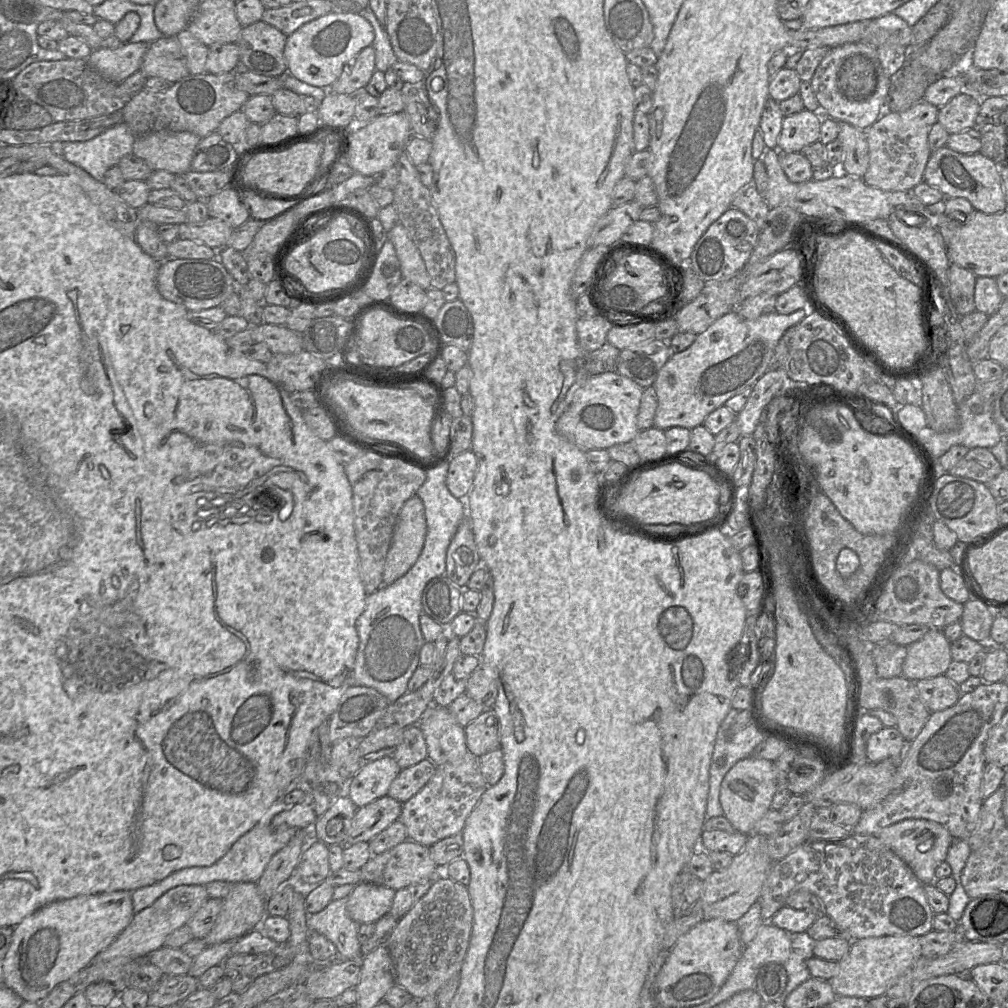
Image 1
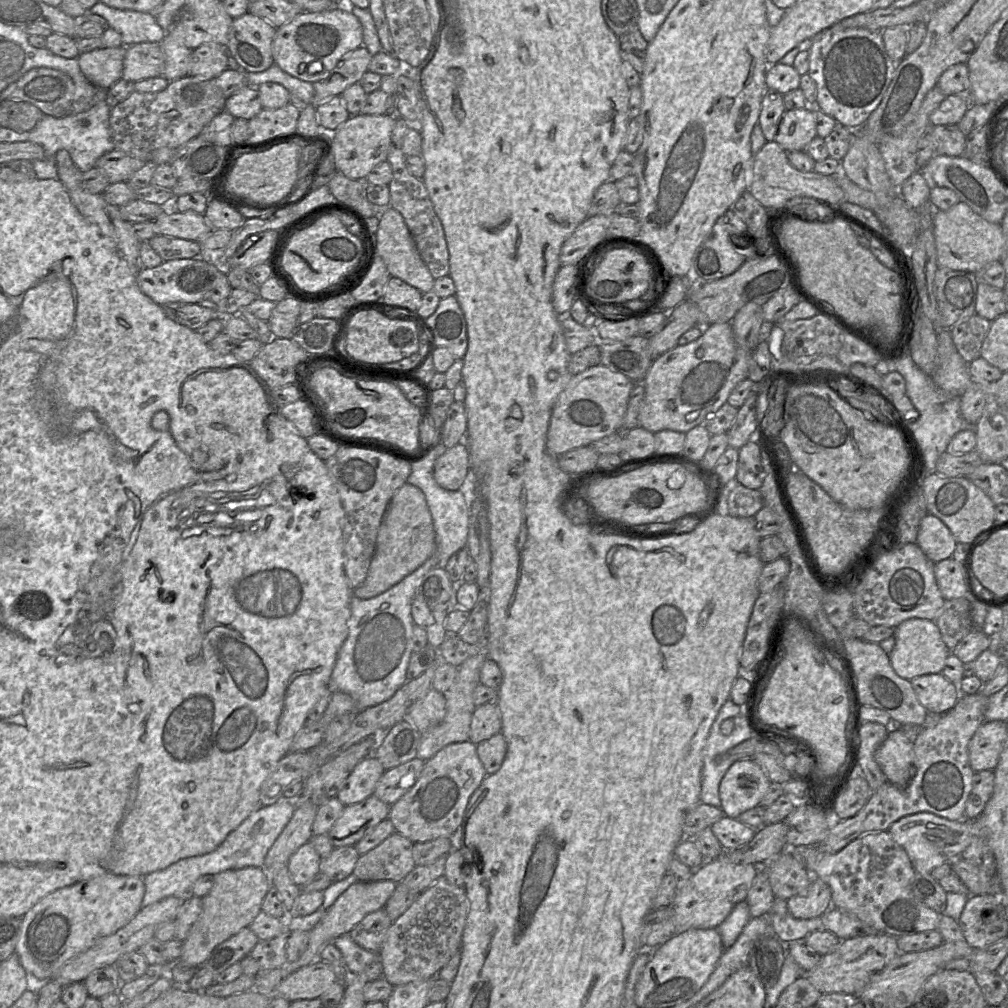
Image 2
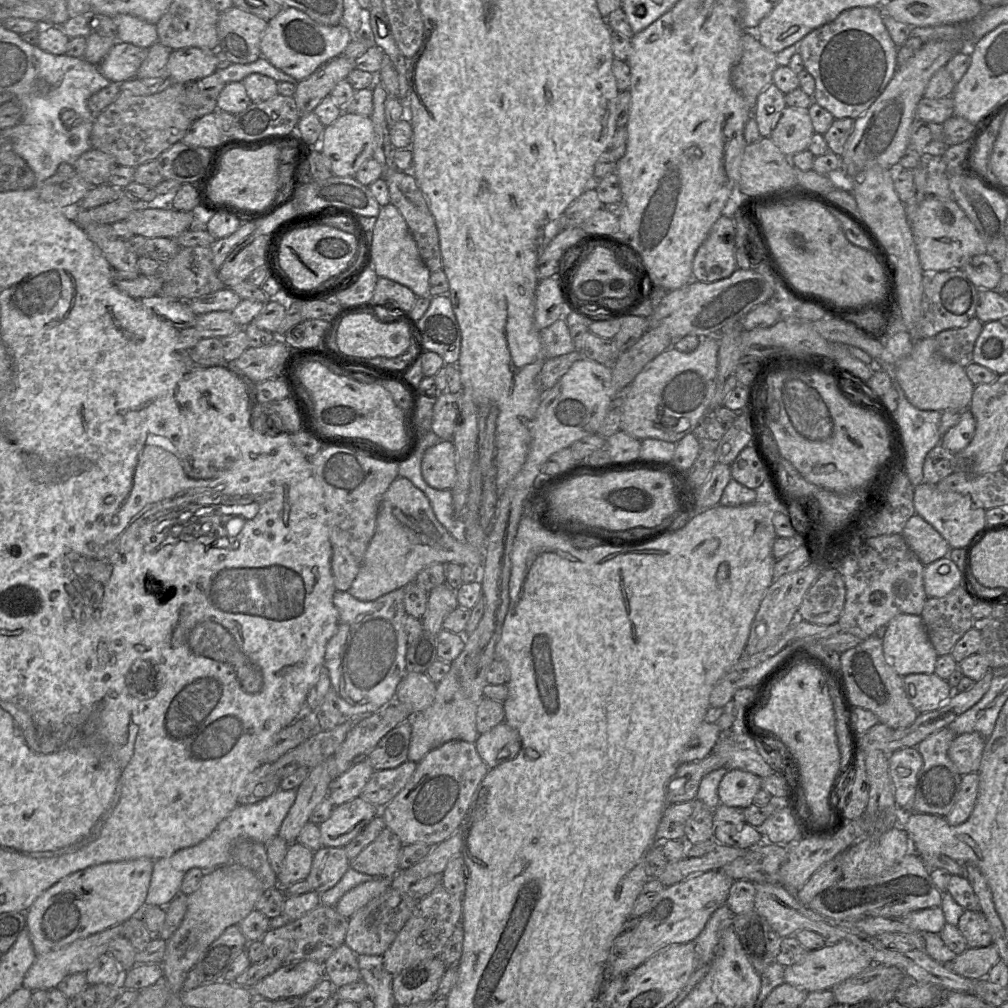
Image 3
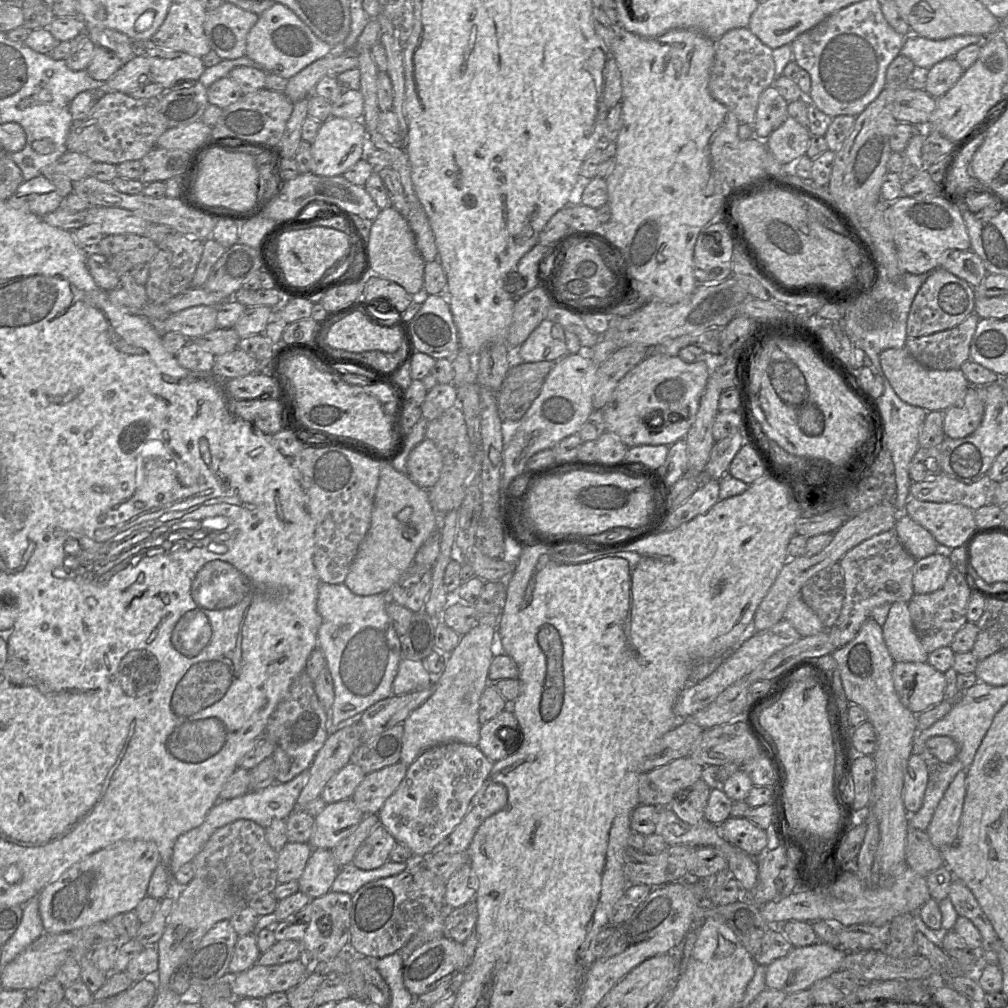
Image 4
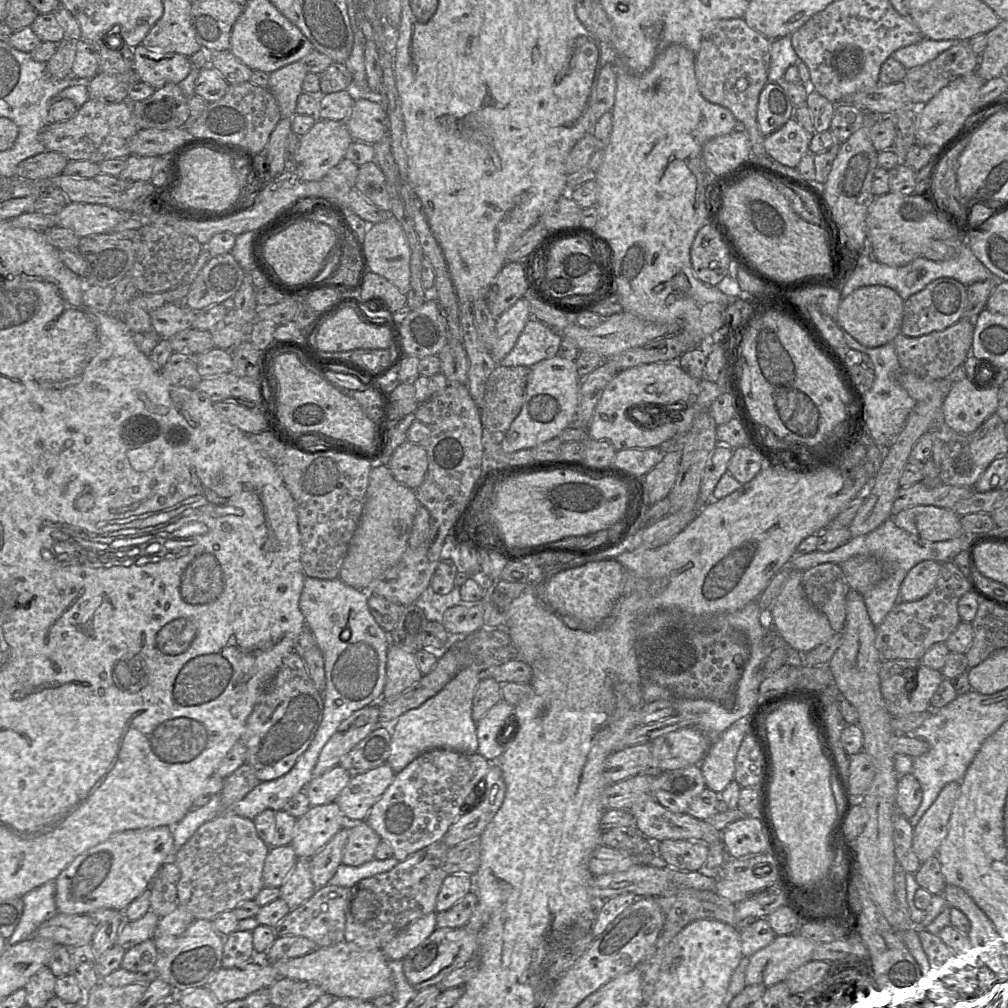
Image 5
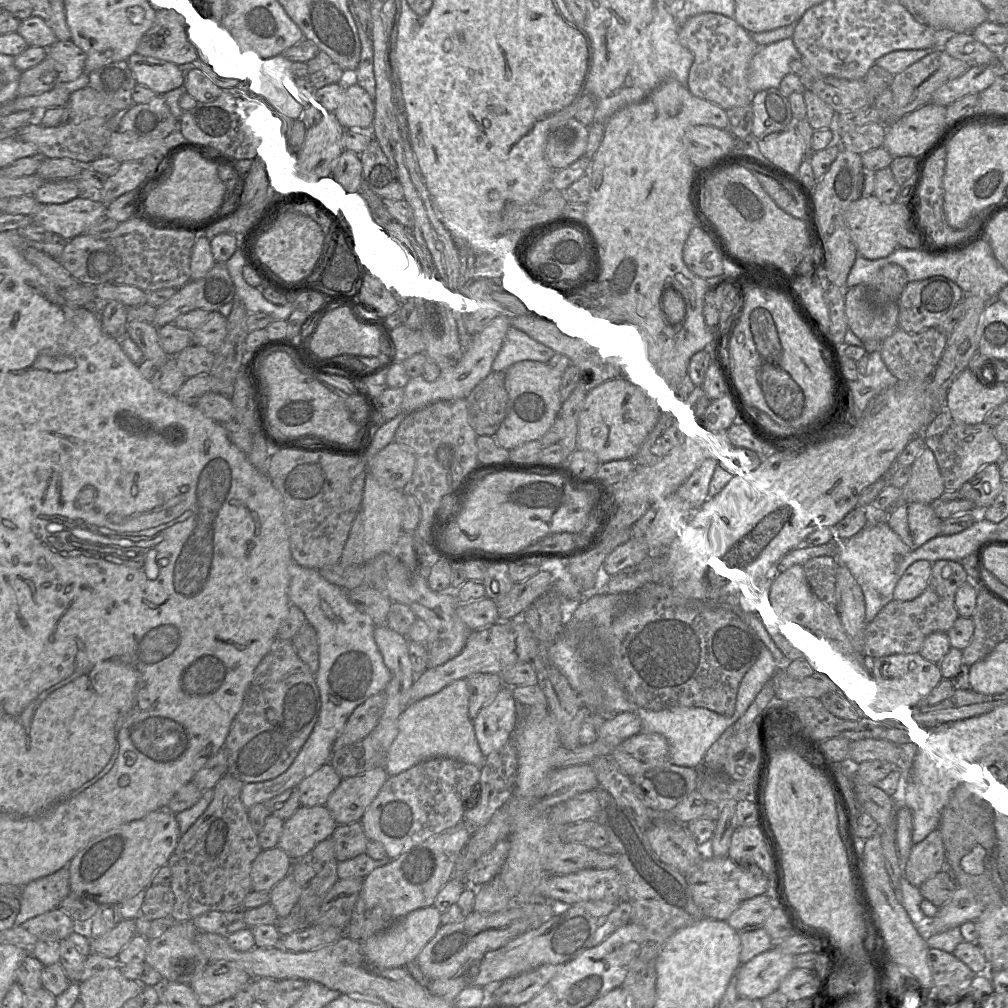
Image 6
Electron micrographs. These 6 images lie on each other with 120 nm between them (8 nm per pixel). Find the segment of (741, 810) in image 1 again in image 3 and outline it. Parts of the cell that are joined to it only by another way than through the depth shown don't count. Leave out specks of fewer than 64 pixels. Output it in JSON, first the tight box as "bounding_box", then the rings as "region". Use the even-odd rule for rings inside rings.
{"bounding_box":[718,769,761,808],"region":[[[741,769],[729,770],[721,779],[718,786],[720,803],[731,807],[746,808],[753,804],[756,793],[761,788],[761,777]]]}

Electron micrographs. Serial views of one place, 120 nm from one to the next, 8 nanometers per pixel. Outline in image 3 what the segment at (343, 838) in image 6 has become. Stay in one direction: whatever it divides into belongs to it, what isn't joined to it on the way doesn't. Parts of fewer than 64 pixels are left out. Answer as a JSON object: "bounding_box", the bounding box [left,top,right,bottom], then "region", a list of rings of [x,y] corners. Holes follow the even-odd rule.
{"bounding_box":[350,827,402,878],"region":[[[385,827],[372,843],[350,861],[350,867],[370,876],[393,878],[400,871],[402,846],[398,836]]]}

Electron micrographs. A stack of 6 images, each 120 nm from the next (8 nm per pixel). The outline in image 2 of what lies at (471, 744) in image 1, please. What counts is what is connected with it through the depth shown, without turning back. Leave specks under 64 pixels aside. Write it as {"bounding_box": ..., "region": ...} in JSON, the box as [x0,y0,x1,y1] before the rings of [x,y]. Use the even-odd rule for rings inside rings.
{"bounding_box":[469,702,502,745],"region":[[[489,702],[475,708],[470,724],[469,741],[477,745],[502,730],[502,713],[496,702]]]}

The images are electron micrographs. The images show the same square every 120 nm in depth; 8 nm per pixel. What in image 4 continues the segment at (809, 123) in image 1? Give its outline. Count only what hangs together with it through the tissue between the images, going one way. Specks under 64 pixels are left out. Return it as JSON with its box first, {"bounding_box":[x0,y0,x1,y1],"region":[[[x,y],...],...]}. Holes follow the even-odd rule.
{"bounding_box":[765,115,811,164],"region":[[[788,115],[786,119],[771,132],[765,143],[767,150],[771,152],[779,162],[783,164],[795,164],[801,156],[806,155],[810,138],[811,134],[808,128]]]}

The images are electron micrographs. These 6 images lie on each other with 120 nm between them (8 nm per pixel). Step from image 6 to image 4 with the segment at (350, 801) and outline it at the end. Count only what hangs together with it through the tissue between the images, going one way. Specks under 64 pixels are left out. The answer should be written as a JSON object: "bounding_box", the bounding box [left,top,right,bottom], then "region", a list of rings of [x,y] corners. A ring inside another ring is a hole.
{"bounding_box":[351,762,407,815],"region":[[[398,762],[366,774],[351,799],[364,815],[377,814],[405,777],[407,768]]]}

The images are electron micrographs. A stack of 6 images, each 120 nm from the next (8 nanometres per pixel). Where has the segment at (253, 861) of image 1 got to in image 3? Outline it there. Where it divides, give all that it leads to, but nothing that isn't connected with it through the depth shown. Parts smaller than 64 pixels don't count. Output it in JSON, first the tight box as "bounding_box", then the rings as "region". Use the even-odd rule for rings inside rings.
{"bounding_box":[145,789,297,907],"region":[[[297,789],[276,790],[272,795],[253,804],[236,806],[213,830],[197,845],[180,849],[169,857],[155,860],[145,905],[166,907],[180,892],[183,878],[191,868],[210,871],[217,867],[231,864],[231,851],[240,839],[249,839],[268,844],[275,836],[295,802]]]}

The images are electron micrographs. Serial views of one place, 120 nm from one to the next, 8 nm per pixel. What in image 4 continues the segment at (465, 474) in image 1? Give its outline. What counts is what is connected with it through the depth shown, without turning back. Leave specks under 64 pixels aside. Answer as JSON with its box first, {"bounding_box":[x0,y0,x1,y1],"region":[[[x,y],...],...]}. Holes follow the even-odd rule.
{"bounding_box":[406,438,442,489],"region":[[[425,438],[409,453],[406,475],[420,488],[429,489],[438,481],[442,467],[440,451],[433,441]]]}

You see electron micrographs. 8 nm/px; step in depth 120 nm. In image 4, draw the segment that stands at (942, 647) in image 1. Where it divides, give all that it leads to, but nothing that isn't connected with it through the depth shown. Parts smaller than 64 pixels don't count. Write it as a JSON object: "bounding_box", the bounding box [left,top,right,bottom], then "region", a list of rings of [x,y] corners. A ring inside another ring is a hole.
{"bounding_box":[882,603,928,662],"region":[[[908,603],[891,604],[882,626],[886,647],[894,662],[927,662],[928,653],[923,648],[913,626]]]}

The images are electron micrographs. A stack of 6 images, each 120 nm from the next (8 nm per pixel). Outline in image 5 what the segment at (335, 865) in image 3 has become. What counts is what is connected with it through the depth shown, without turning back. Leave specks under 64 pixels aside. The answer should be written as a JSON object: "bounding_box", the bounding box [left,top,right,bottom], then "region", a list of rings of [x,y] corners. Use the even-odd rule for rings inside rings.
{"bounding_box":[279,859,316,908],"region":[[[298,859],[287,879],[279,887],[280,898],[291,908],[297,908],[316,891],[310,871],[309,859]]]}

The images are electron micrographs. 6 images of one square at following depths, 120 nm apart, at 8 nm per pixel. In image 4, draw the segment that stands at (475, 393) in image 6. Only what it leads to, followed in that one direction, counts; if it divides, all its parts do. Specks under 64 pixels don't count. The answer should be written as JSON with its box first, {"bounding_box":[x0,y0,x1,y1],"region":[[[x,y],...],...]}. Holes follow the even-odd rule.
{"bounding_box":[496,361,556,421],"region":[[[556,361],[521,363],[511,366],[496,392],[502,421],[519,421],[540,394],[545,378]]]}

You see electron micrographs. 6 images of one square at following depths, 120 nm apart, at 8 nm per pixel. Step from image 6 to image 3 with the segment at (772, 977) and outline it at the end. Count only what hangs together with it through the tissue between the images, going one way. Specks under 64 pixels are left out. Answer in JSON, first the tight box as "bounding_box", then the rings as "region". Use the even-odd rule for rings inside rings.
{"bounding_box":[784,941,873,993],"region":[[[840,941],[809,951],[801,962],[786,966],[784,981],[809,993],[831,990],[834,986],[863,972],[871,965],[873,965],[873,962],[857,946],[848,941]]]}

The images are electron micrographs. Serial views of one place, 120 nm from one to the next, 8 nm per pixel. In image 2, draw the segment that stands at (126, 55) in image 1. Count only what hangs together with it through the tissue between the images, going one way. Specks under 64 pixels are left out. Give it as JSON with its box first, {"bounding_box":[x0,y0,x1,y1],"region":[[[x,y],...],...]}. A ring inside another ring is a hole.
{"bounding_box":[78,46,125,89],"region":[[[125,46],[94,49],[80,54],[78,63],[82,74],[92,84],[109,89],[122,79]]]}

